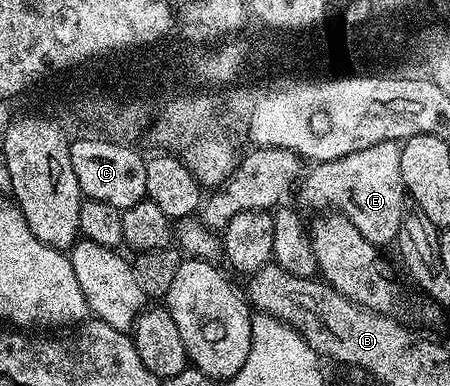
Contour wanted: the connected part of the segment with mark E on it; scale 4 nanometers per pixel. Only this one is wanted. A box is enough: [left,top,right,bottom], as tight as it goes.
[299,142,406,245]

